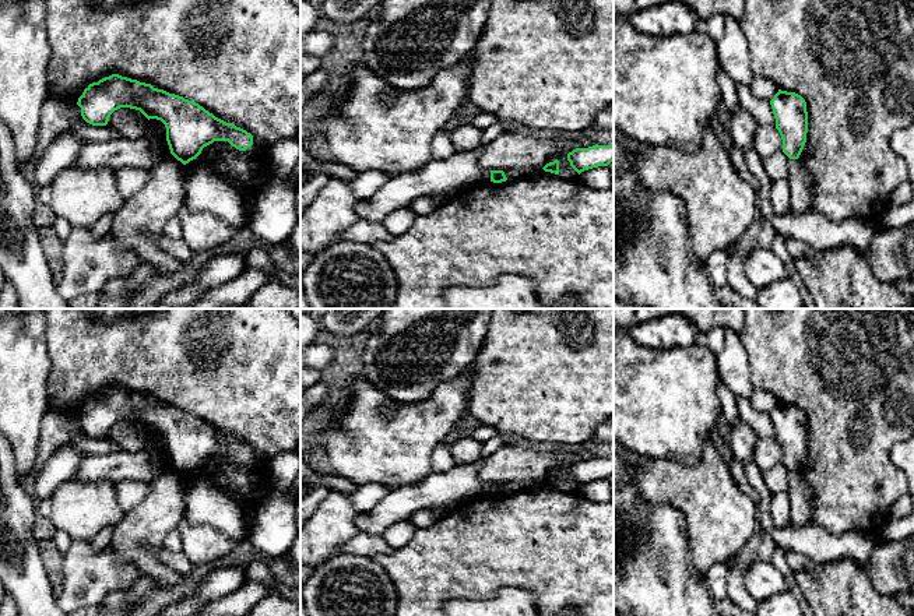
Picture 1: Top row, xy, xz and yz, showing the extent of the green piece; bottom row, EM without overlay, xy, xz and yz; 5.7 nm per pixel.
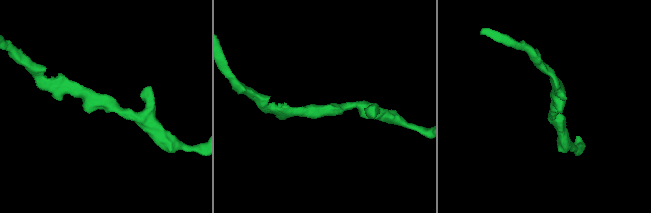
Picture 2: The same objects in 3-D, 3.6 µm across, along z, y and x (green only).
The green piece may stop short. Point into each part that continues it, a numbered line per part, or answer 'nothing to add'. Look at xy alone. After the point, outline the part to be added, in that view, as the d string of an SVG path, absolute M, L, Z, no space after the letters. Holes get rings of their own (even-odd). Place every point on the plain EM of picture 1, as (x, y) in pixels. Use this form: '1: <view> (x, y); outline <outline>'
nothing to add

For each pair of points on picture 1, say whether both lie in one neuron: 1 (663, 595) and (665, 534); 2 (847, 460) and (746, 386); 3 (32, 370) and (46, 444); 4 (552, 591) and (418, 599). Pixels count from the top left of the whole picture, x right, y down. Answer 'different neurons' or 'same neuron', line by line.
1: same neuron
2: different neurons
3: different neurons
4: same neuron

